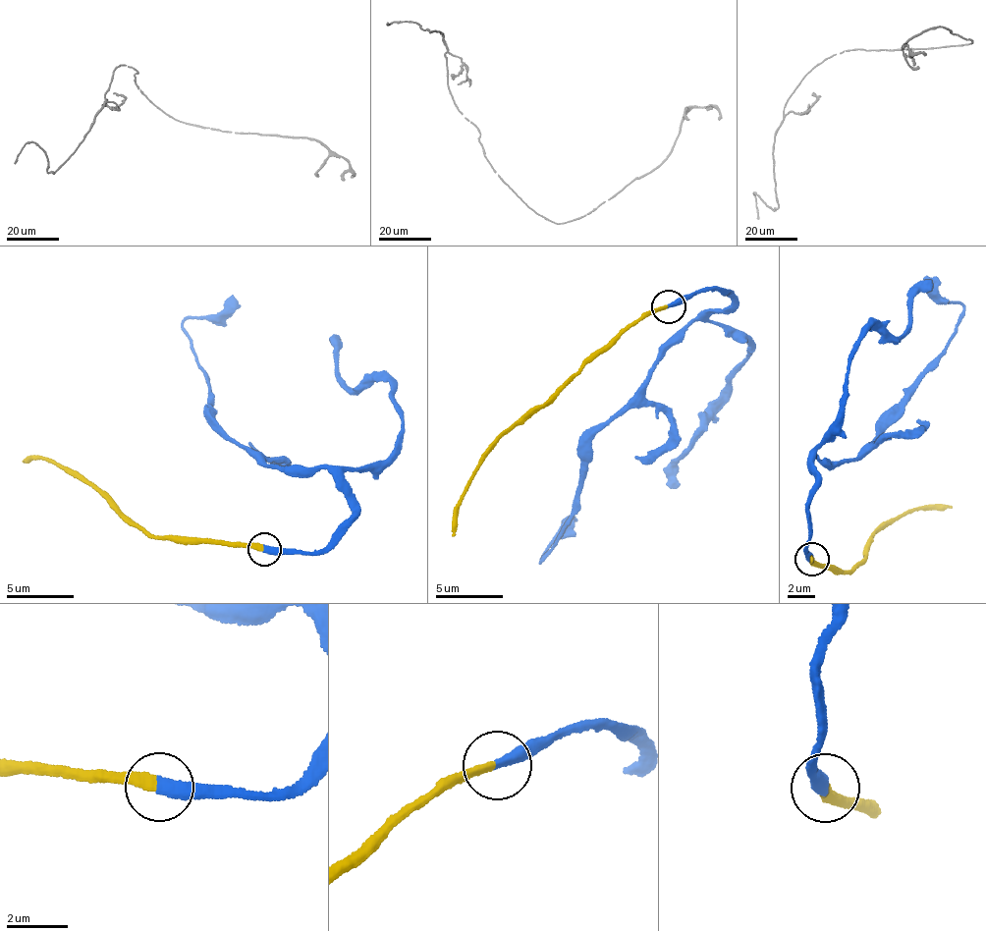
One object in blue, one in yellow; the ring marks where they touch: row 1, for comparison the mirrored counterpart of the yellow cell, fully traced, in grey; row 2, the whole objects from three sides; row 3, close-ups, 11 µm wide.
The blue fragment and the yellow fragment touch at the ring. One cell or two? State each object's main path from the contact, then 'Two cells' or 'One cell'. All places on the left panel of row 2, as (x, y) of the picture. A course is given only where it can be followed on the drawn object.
Course of blue: (265, 550), (321, 548), (352, 516), (351, 488), (329, 468), (271, 466), (217, 422), (181, 325), (233, 295). Course of yellow: (262, 549), (248, 545), (187, 545), (160, 538), (121, 513), (114, 499), (75, 476), (39, 459), (23, 461). One cell

